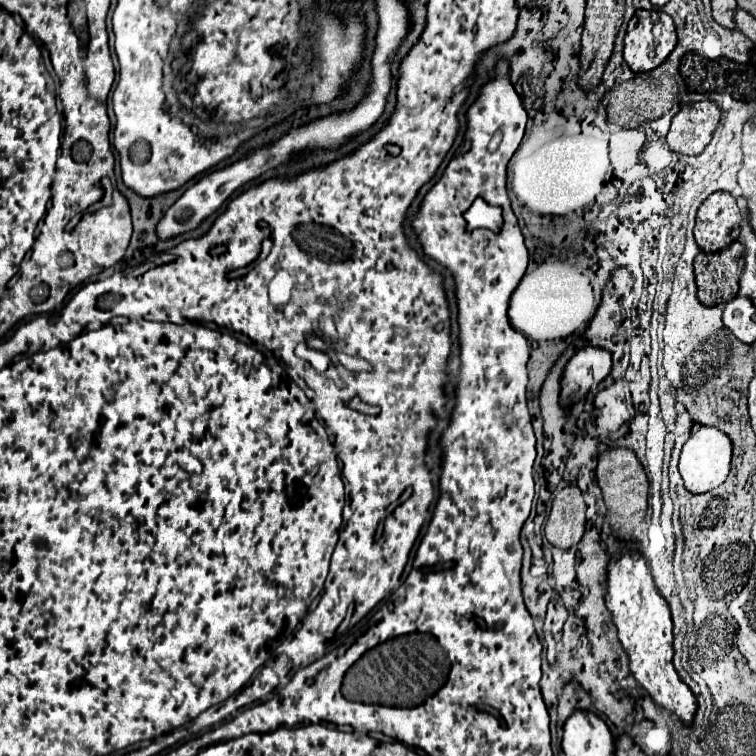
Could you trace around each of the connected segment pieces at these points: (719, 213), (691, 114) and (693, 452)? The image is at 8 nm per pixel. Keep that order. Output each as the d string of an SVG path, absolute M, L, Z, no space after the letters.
M730 192L710 194L696 214L694 238L706 252L716 252L740 236L740 210Z
M712 100L684 106L674 118L668 130L668 146L672 152L696 156L700 154L720 122L720 108Z
M694 424L690 438L686 440L682 454L680 454L680 464L678 470L684 478L684 486L692 492L692 494L704 494L714 490L716 486L720 486L728 472L730 472L730 460L732 460L732 440L728 434L724 434L722 430L714 428L714 426L702 426L702 424Z

